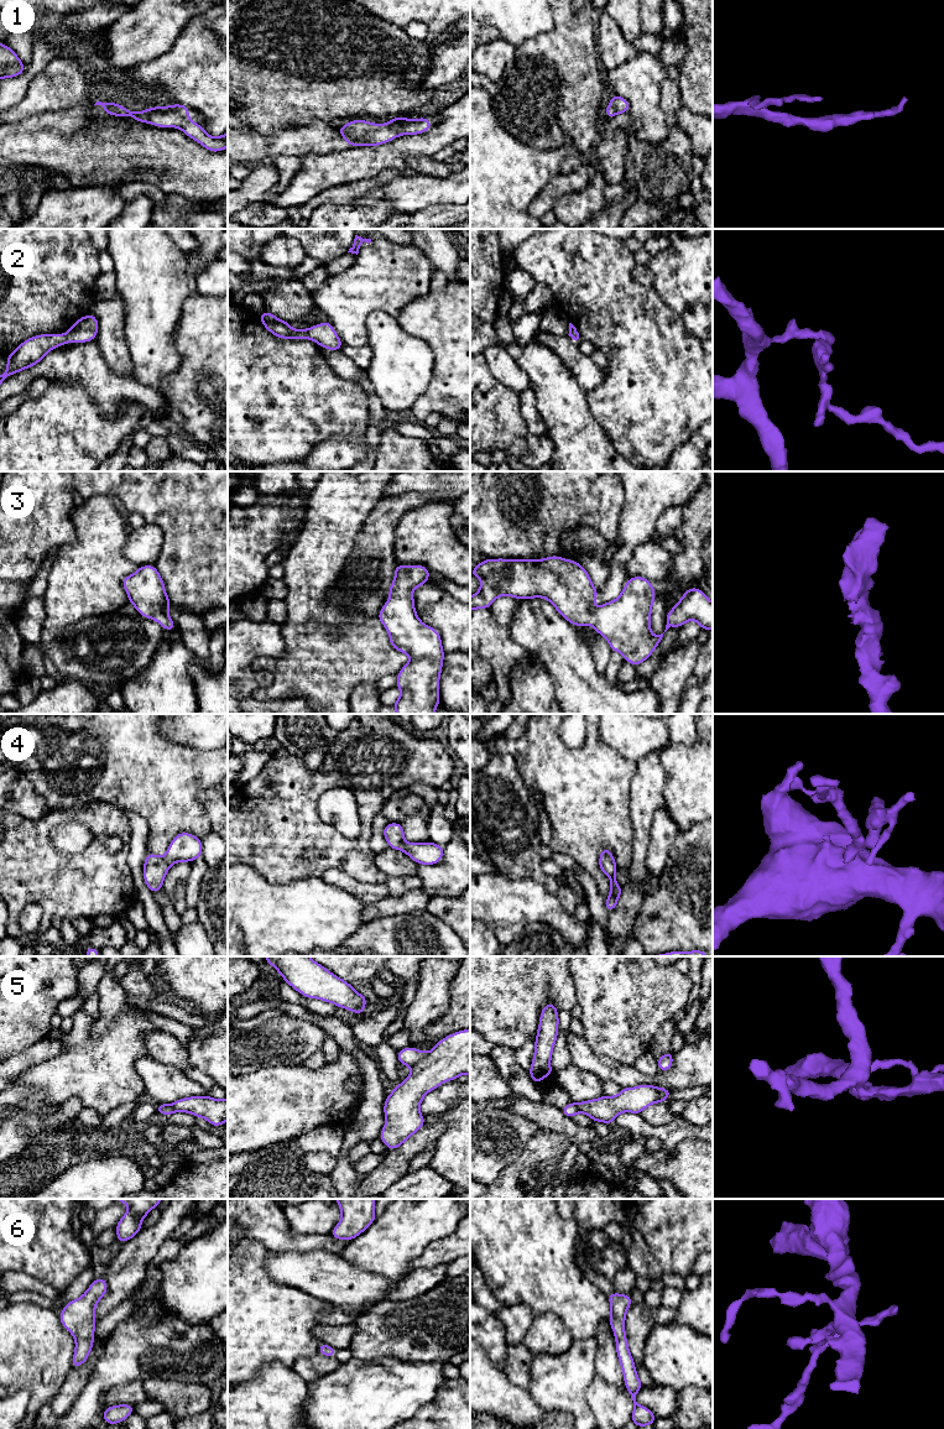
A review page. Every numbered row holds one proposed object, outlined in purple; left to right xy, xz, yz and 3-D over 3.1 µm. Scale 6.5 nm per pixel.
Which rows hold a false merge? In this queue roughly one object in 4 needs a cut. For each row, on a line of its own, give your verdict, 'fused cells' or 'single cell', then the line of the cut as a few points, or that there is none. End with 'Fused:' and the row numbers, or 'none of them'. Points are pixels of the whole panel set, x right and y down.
1: single cell; no cut
2: single cell; no cut
3: single cell; no cut
4: single cell; no cut
5: fused cells; cut in xz along (427, 1053), (411, 1065)
6: single cell; no cut
Fused: 5

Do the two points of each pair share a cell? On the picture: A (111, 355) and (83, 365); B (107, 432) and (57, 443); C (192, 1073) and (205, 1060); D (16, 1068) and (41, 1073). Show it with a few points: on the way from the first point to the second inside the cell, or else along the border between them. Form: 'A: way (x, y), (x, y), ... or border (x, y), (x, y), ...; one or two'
A: border (94, 340), (107, 365), (116, 375), (125, 377); two
B: way (94, 438), (78, 438), (74, 442), (69, 442); one
C: border (192, 1064), (214, 1081); two
D: border (52, 1057), (31, 1065), (15, 1084); two

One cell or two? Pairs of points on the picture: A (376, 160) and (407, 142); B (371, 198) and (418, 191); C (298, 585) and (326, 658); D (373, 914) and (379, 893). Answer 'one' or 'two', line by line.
A: one
B: one
C: one
D: two

